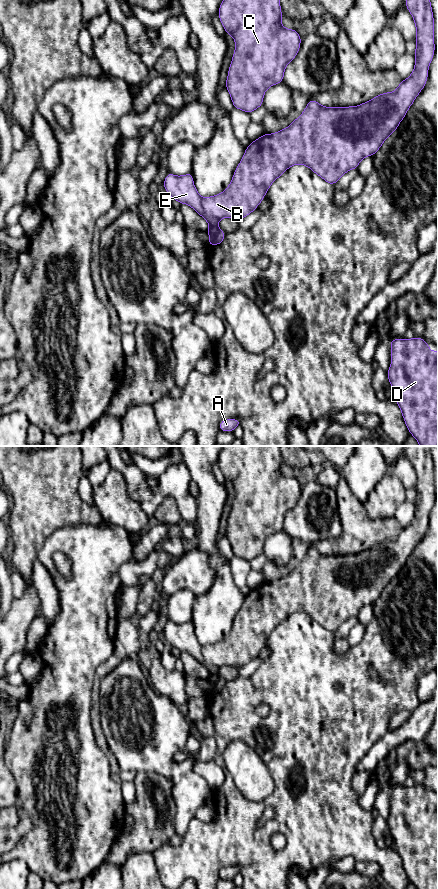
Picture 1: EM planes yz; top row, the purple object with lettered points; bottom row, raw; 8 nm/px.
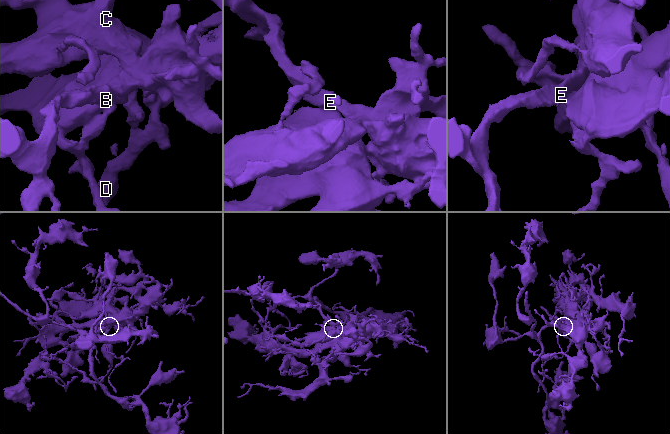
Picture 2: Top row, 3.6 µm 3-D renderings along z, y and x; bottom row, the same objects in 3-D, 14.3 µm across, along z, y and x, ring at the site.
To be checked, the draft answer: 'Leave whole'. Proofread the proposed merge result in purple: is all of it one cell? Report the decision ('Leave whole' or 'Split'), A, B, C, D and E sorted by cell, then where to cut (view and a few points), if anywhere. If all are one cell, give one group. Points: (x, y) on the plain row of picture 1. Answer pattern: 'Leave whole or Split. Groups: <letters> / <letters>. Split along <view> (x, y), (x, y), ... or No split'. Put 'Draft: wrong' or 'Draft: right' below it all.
Split. Groups: A B C D / E. Split along yz (201, 646), (201, 655), (204, 660), (218, 668)
Draft: wrong

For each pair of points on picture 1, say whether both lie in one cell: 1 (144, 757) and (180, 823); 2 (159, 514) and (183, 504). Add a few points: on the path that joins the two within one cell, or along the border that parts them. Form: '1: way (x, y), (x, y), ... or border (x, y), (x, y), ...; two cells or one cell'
1: way (163, 764), (182, 783), (182, 804); one cell
2: border (154, 510), (166, 498), (172, 497), (182, 519); two cells

